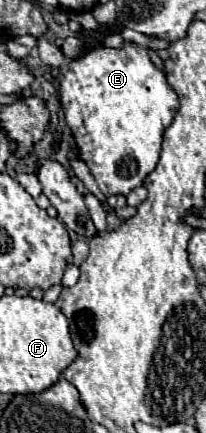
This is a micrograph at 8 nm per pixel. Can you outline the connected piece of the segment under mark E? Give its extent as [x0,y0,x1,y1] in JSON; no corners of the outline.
[59,43,179,197]

